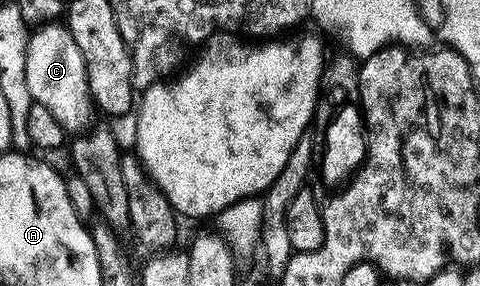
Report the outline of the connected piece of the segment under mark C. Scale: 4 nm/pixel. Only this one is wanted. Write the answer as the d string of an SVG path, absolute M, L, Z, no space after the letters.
M48 24L30 35L25 71L33 102L49 108L50 115L68 135L82 135L92 125L91 113L96 113L97 107L91 101L85 59L66 25Z

